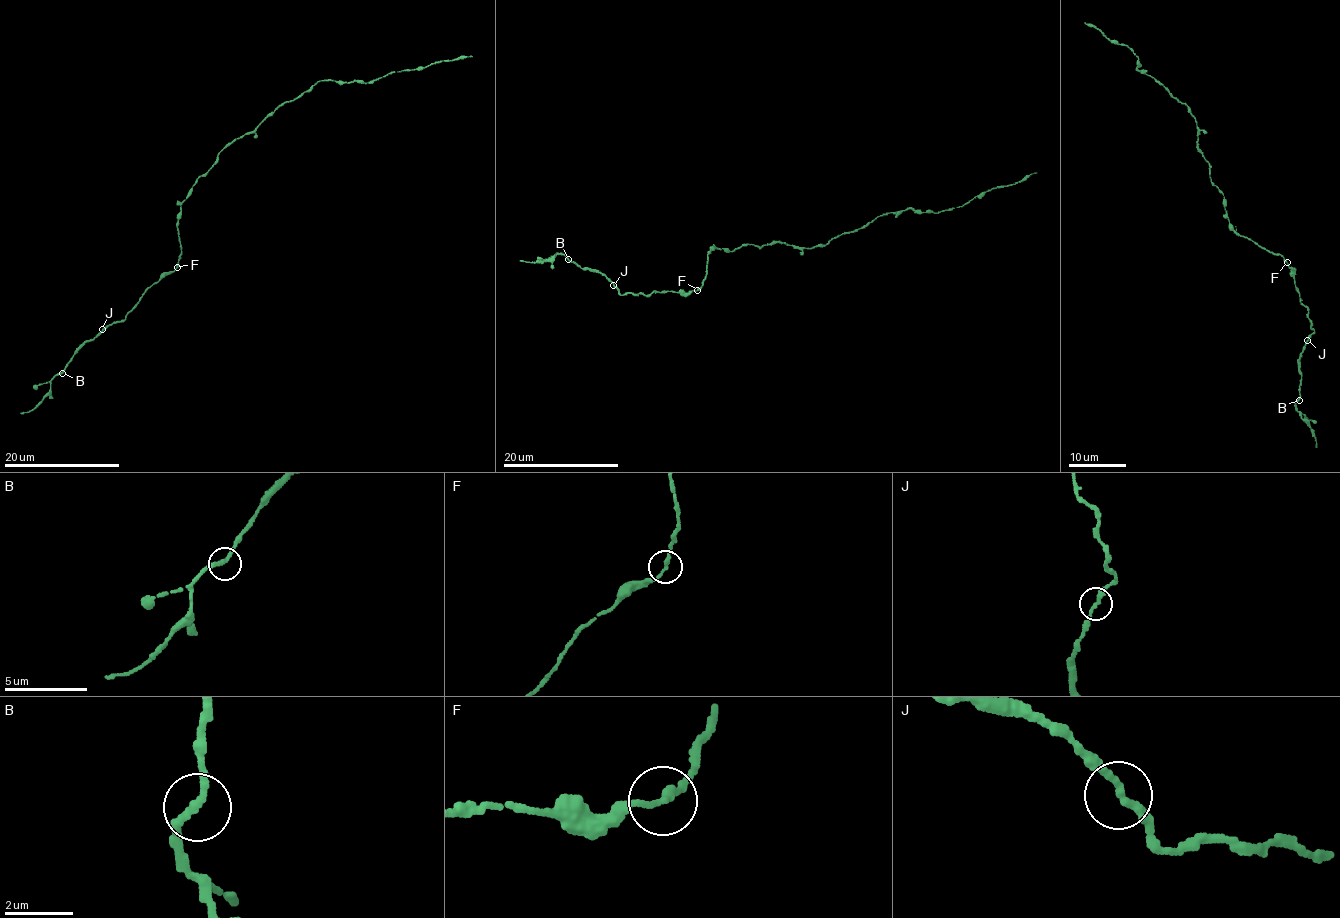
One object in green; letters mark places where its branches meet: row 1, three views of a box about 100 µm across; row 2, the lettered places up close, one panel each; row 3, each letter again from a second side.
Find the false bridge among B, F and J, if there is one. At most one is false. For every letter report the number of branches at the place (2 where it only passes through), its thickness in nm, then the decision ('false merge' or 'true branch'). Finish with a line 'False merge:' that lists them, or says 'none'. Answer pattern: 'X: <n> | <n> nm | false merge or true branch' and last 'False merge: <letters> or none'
B: 2 | 240 nm | true branch
F: 2 | 200 nm | true branch
J: 2 | 240 nm | true branch
False merge: none

